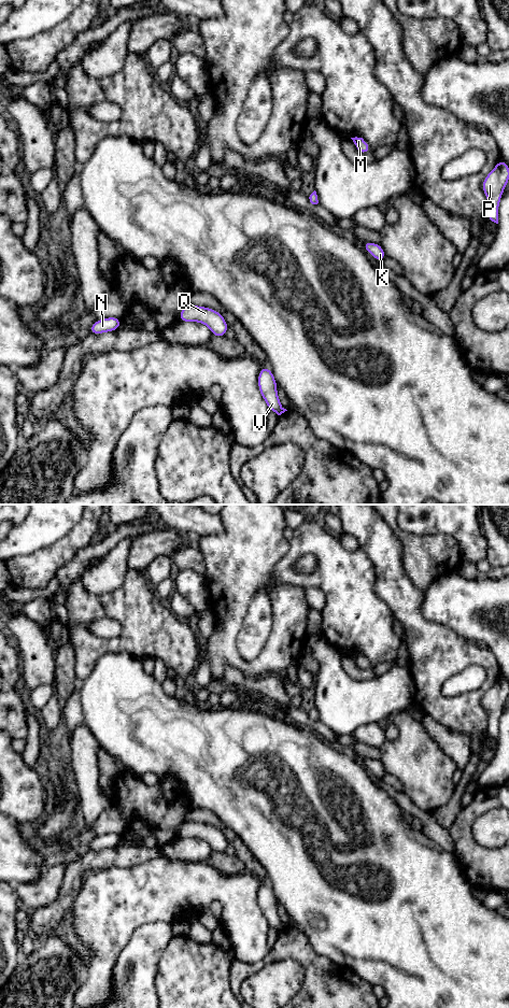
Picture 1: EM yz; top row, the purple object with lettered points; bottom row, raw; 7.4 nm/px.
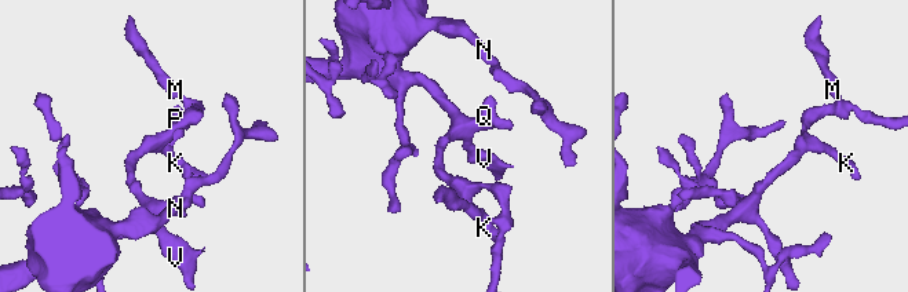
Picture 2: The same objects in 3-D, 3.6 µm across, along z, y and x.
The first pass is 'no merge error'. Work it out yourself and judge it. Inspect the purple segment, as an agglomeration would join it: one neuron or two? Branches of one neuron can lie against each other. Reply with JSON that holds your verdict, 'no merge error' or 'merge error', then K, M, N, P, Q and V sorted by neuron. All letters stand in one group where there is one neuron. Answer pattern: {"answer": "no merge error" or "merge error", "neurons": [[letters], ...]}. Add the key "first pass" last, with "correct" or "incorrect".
{"answer": "no merge error", "neurons": [["K", "M", "N", "P", "Q", "V"]], "first pass": "correct"}

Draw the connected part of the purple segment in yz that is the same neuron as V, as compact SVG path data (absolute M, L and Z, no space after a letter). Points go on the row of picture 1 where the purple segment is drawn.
M261 367L258 373L258 389L270 411L281 415L286 409L281 406L278 397L277 381L270 368Z

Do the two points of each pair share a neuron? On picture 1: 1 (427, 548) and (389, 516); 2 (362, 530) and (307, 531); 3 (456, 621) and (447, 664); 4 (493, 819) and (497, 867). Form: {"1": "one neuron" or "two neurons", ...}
{"1": "one neuron", "2": "two neurons", "3": "two neurons", "4": "two neurons"}

